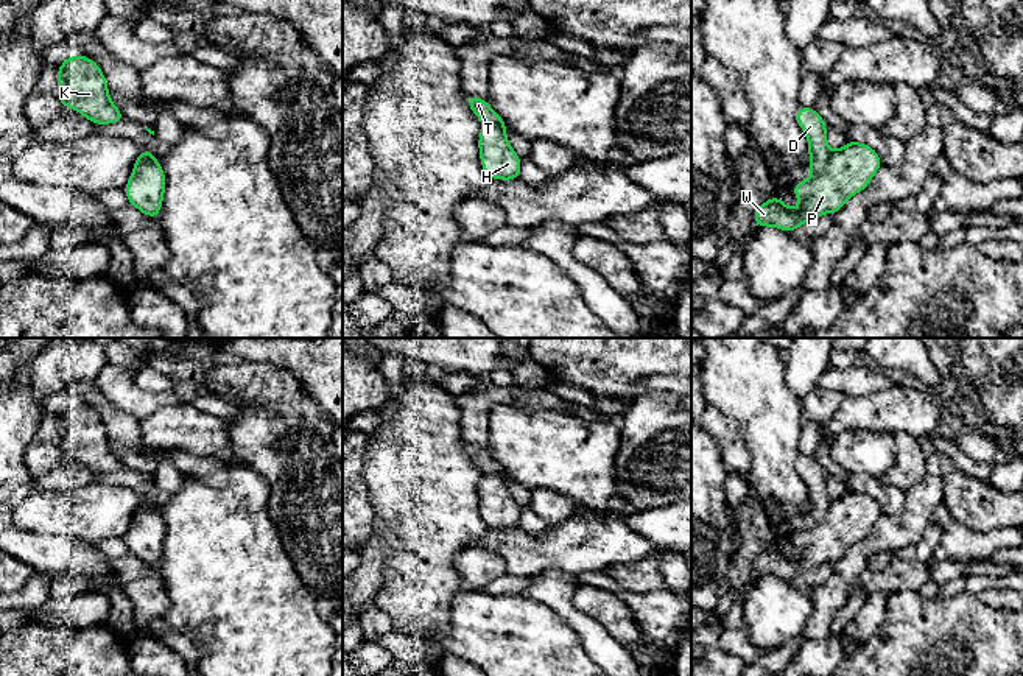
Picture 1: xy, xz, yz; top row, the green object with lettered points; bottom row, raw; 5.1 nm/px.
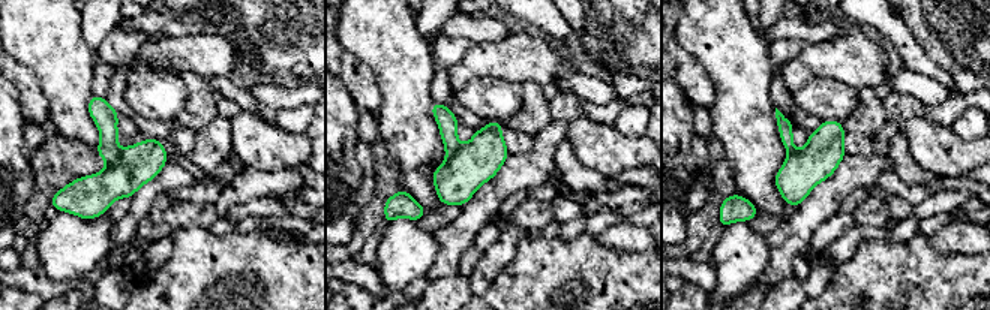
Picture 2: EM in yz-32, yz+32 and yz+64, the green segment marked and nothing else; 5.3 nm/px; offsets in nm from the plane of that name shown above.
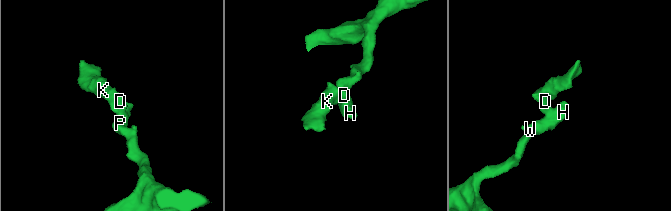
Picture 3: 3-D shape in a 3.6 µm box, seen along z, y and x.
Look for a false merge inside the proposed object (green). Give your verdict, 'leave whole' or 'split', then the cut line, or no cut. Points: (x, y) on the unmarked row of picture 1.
split; cut in yz along (832, 502), (826, 516), (813, 524)

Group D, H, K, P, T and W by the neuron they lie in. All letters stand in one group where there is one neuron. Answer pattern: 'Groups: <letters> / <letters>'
Groups: D K T / H P W

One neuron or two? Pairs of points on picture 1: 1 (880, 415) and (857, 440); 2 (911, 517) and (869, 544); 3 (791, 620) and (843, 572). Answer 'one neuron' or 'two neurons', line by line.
1: two neurons
2: one neuron
3: two neurons

